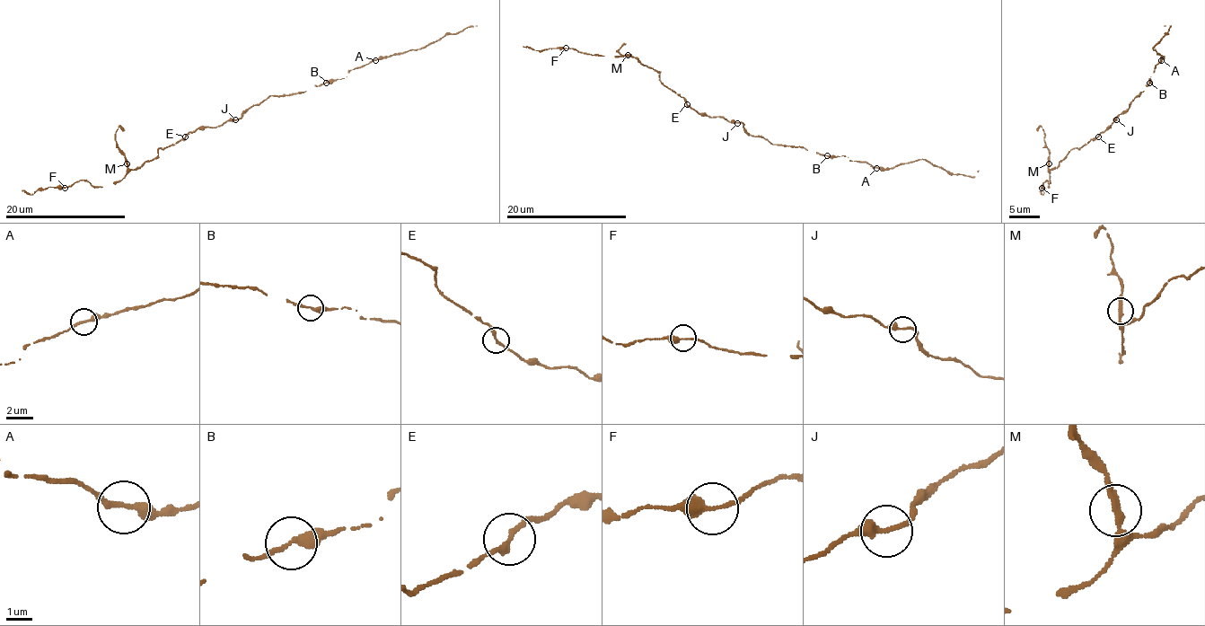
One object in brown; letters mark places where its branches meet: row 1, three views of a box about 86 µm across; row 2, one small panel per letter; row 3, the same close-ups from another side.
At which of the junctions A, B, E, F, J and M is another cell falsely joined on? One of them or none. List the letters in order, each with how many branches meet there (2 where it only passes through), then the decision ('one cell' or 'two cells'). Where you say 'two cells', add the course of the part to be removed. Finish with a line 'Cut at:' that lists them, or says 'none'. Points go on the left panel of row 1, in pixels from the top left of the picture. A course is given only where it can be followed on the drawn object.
A: 2 branches meet; one cell
B: 2 branches meet; one cell
E: 2 branches meet; one cell
F: 2 branches meet; one cell
J: 2 branches meet; one cell
M: 2 branches meet; one cell
Cut at: none

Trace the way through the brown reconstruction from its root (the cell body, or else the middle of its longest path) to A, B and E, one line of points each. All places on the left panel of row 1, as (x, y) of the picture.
A: (246, 110), (270, 96), (290, 96), (340, 79), (353, 69), (375, 60)
B: (246, 110), (270, 96), (290, 96), (326, 83)
E: (246, 110), (235, 119), (215, 127), (199, 127), (185, 136)

